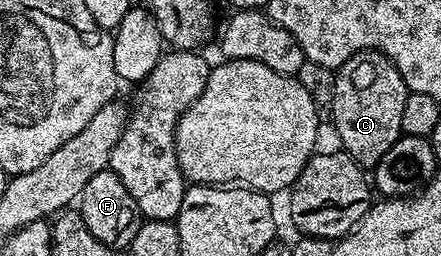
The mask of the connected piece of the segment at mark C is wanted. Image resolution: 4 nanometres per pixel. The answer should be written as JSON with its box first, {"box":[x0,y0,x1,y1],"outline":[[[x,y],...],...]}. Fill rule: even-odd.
{"box":[331,51,409,166],"outline":[[[376,51],[356,53],[336,70],[336,74],[331,114],[337,137],[341,140],[340,148],[358,165],[375,166],[403,136],[403,103],[407,103],[409,88],[403,83],[392,61]]]}

